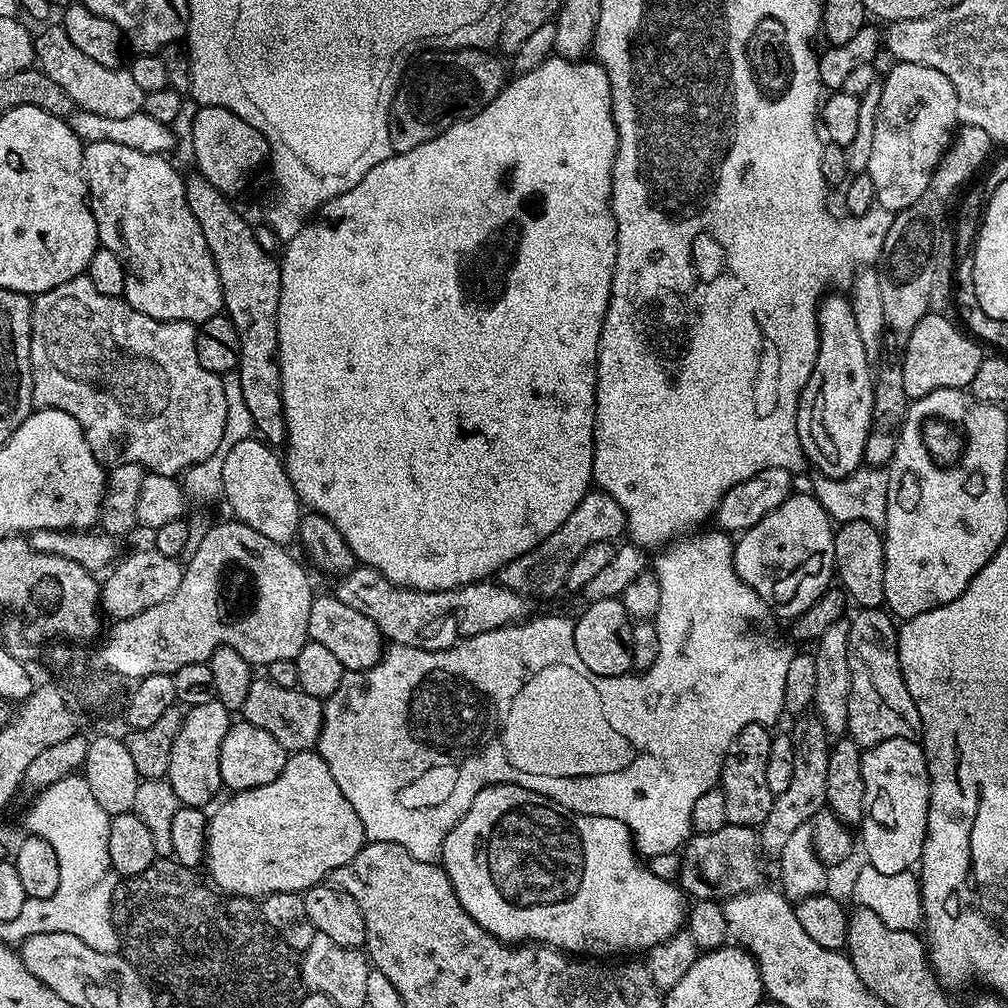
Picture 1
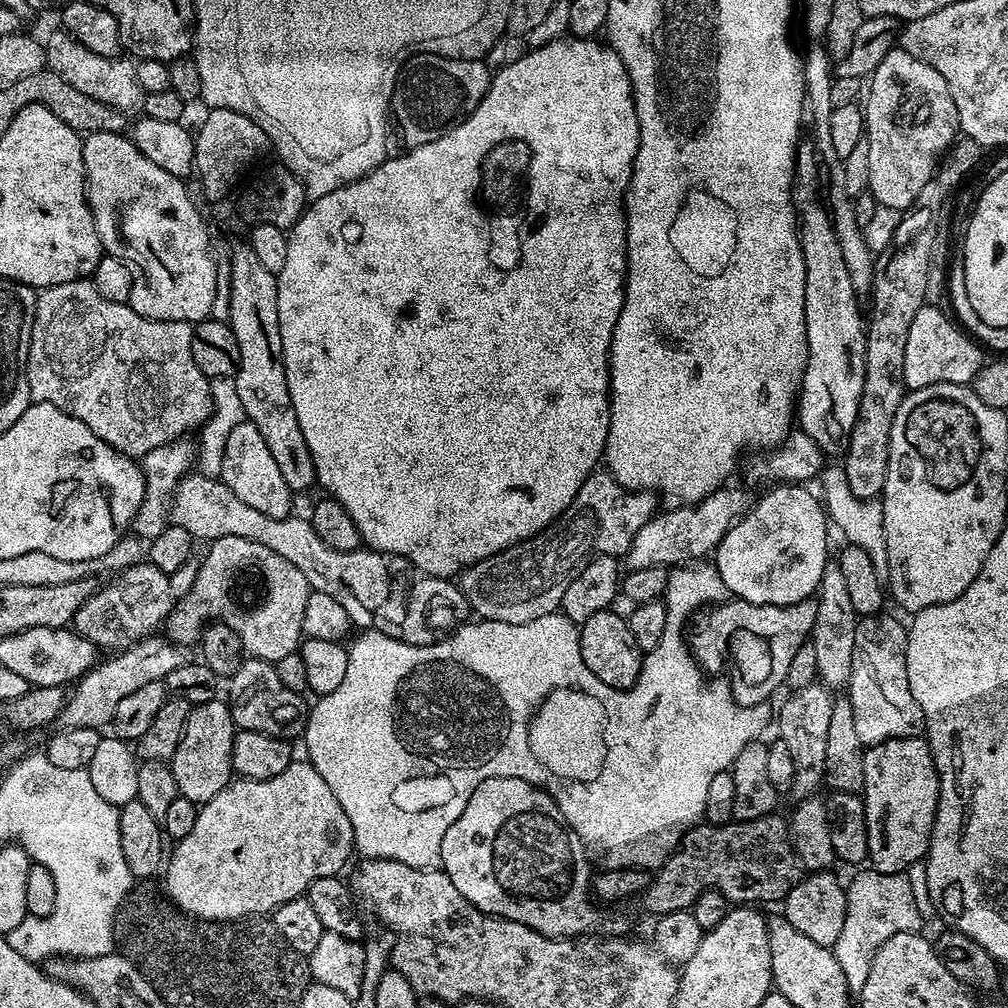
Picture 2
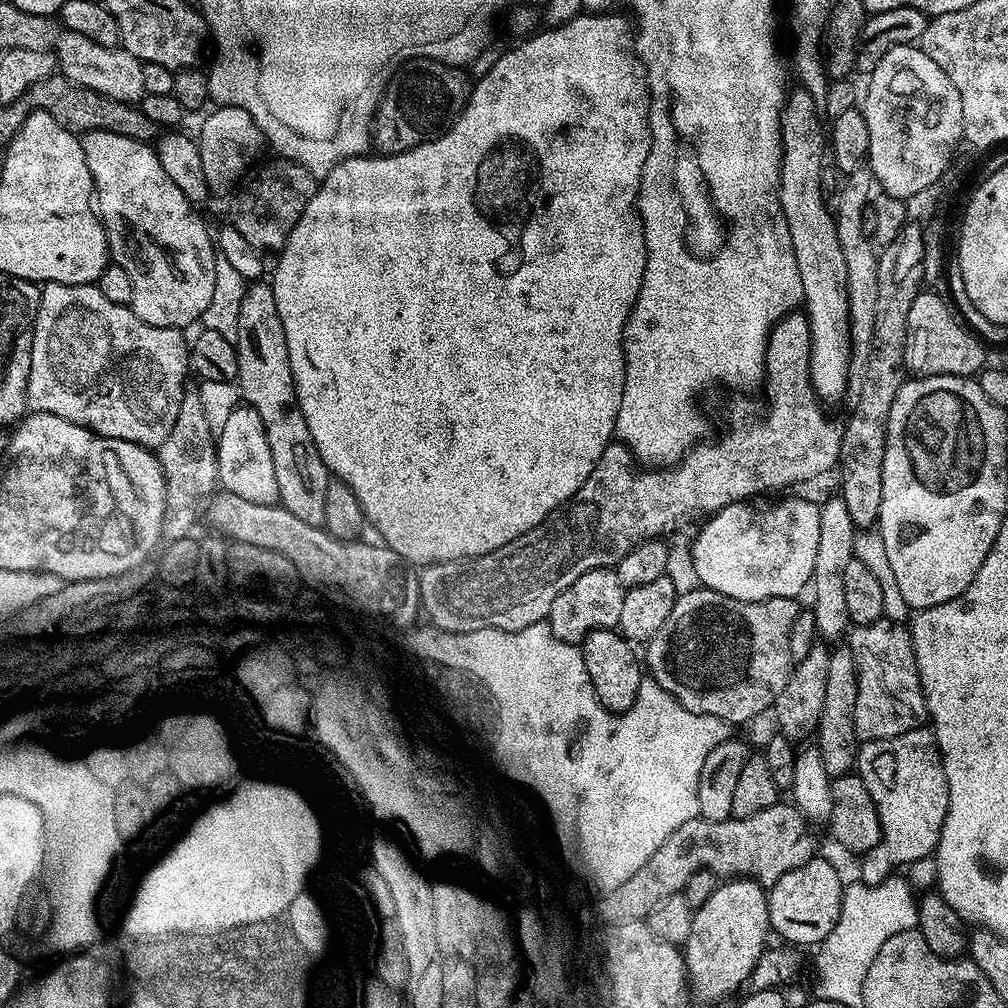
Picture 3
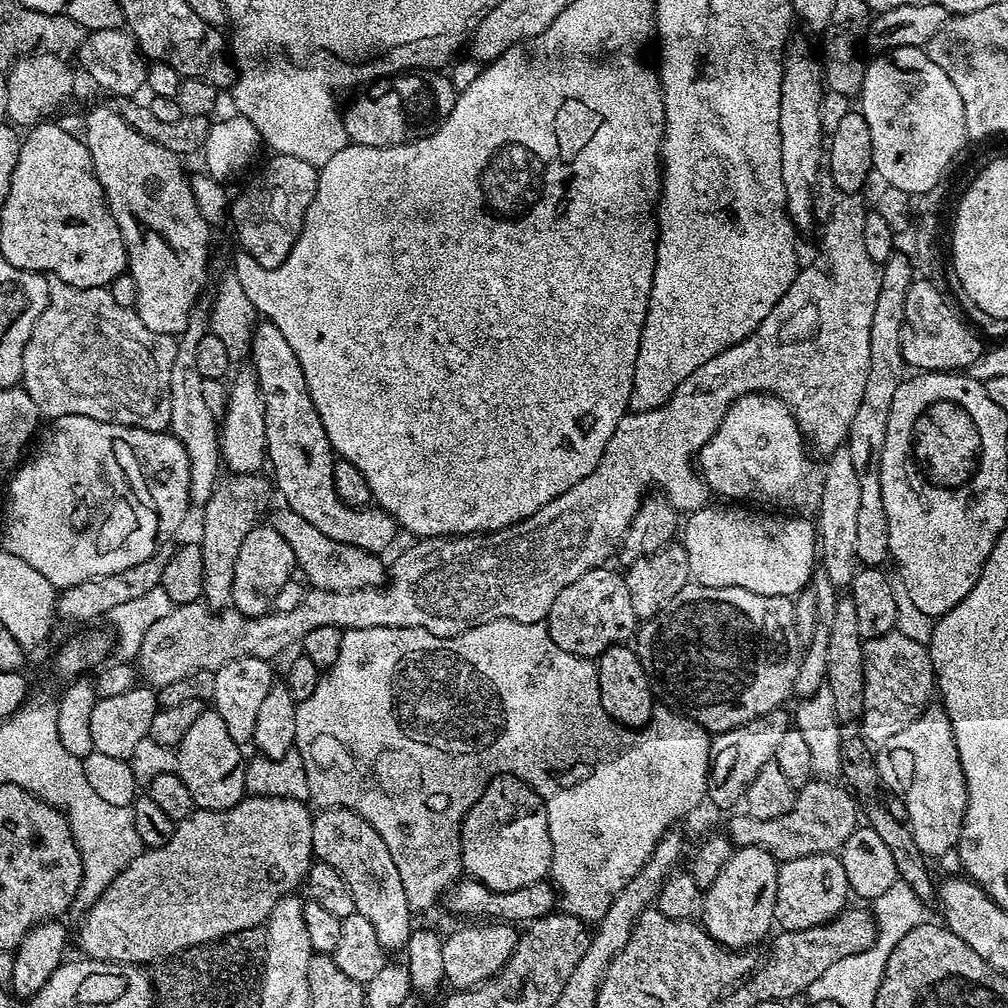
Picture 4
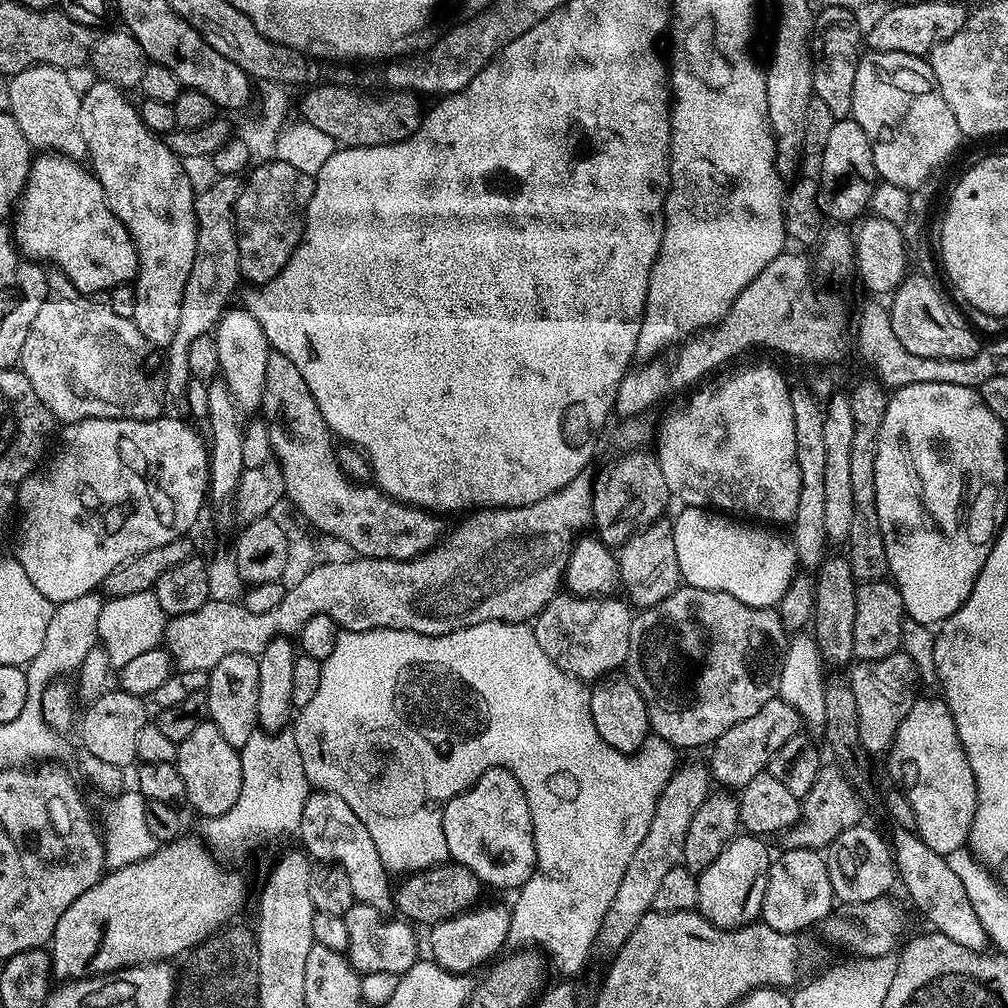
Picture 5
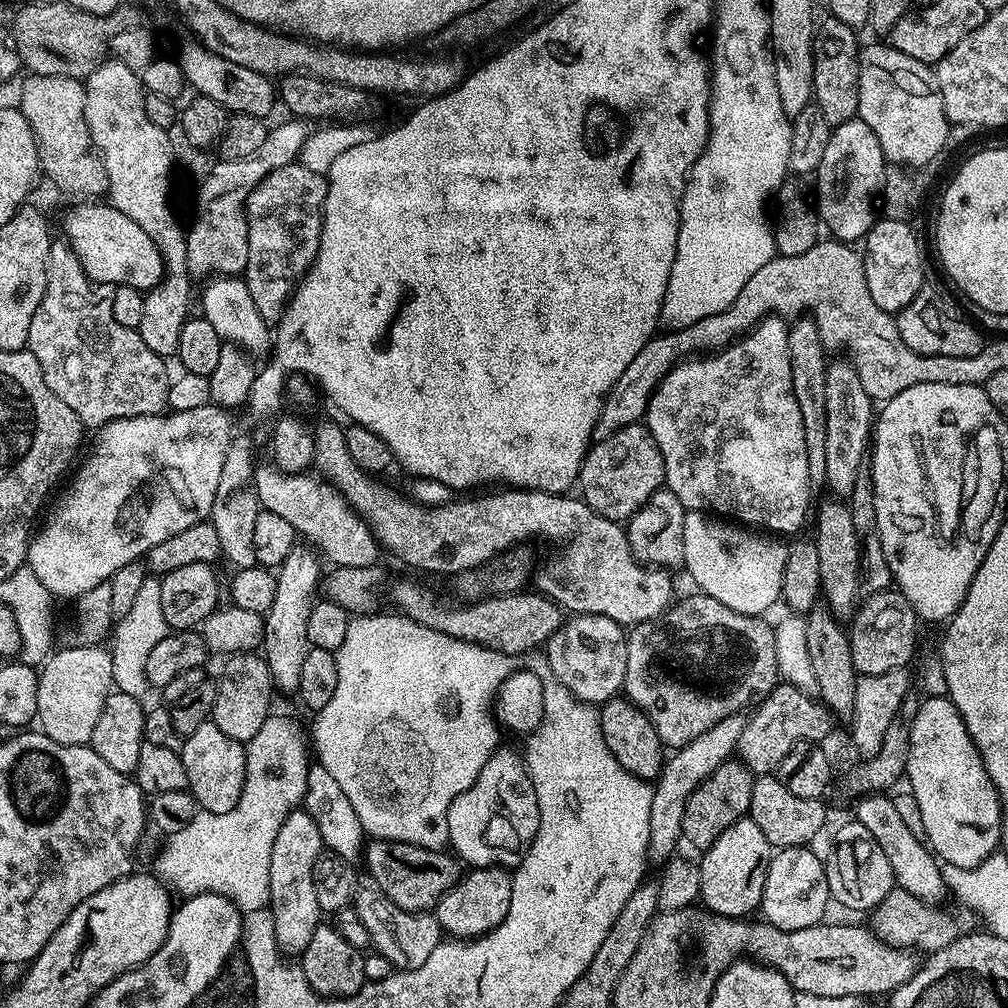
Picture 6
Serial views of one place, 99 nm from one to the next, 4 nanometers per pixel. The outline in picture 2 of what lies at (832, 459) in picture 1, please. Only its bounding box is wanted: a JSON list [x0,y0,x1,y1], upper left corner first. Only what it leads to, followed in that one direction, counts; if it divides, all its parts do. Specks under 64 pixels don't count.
[794,143,866,457]

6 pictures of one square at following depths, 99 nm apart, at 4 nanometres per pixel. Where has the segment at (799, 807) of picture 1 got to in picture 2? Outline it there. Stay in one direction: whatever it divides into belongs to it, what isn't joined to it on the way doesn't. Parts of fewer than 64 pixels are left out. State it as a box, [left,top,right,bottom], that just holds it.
[778,682,834,798]

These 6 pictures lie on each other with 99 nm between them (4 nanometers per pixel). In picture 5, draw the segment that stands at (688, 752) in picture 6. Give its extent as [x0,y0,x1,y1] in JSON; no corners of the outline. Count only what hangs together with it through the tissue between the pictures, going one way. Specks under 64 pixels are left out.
[596,763,710,954]

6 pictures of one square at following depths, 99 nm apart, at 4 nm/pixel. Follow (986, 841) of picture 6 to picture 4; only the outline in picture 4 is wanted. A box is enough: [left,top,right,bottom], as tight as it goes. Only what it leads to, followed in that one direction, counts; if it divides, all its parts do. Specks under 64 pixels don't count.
[874,707,968,858]

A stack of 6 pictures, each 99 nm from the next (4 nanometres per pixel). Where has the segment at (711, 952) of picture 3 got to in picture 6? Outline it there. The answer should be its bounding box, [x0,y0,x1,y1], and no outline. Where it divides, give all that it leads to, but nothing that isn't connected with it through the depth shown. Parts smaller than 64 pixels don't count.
[698,818,773,918]

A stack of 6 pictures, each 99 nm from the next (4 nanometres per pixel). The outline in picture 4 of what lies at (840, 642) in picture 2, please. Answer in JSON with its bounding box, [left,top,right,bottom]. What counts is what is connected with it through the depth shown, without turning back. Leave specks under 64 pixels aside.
[814,447,862,586]

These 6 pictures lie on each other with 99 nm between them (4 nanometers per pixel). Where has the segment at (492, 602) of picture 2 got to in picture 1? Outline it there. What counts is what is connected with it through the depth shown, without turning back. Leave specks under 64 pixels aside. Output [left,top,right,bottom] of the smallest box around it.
[498,490,626,598]

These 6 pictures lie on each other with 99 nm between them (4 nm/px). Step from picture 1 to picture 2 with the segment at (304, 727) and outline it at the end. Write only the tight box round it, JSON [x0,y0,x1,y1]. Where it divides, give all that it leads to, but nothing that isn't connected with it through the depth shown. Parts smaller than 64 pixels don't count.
[226,658,306,741]

